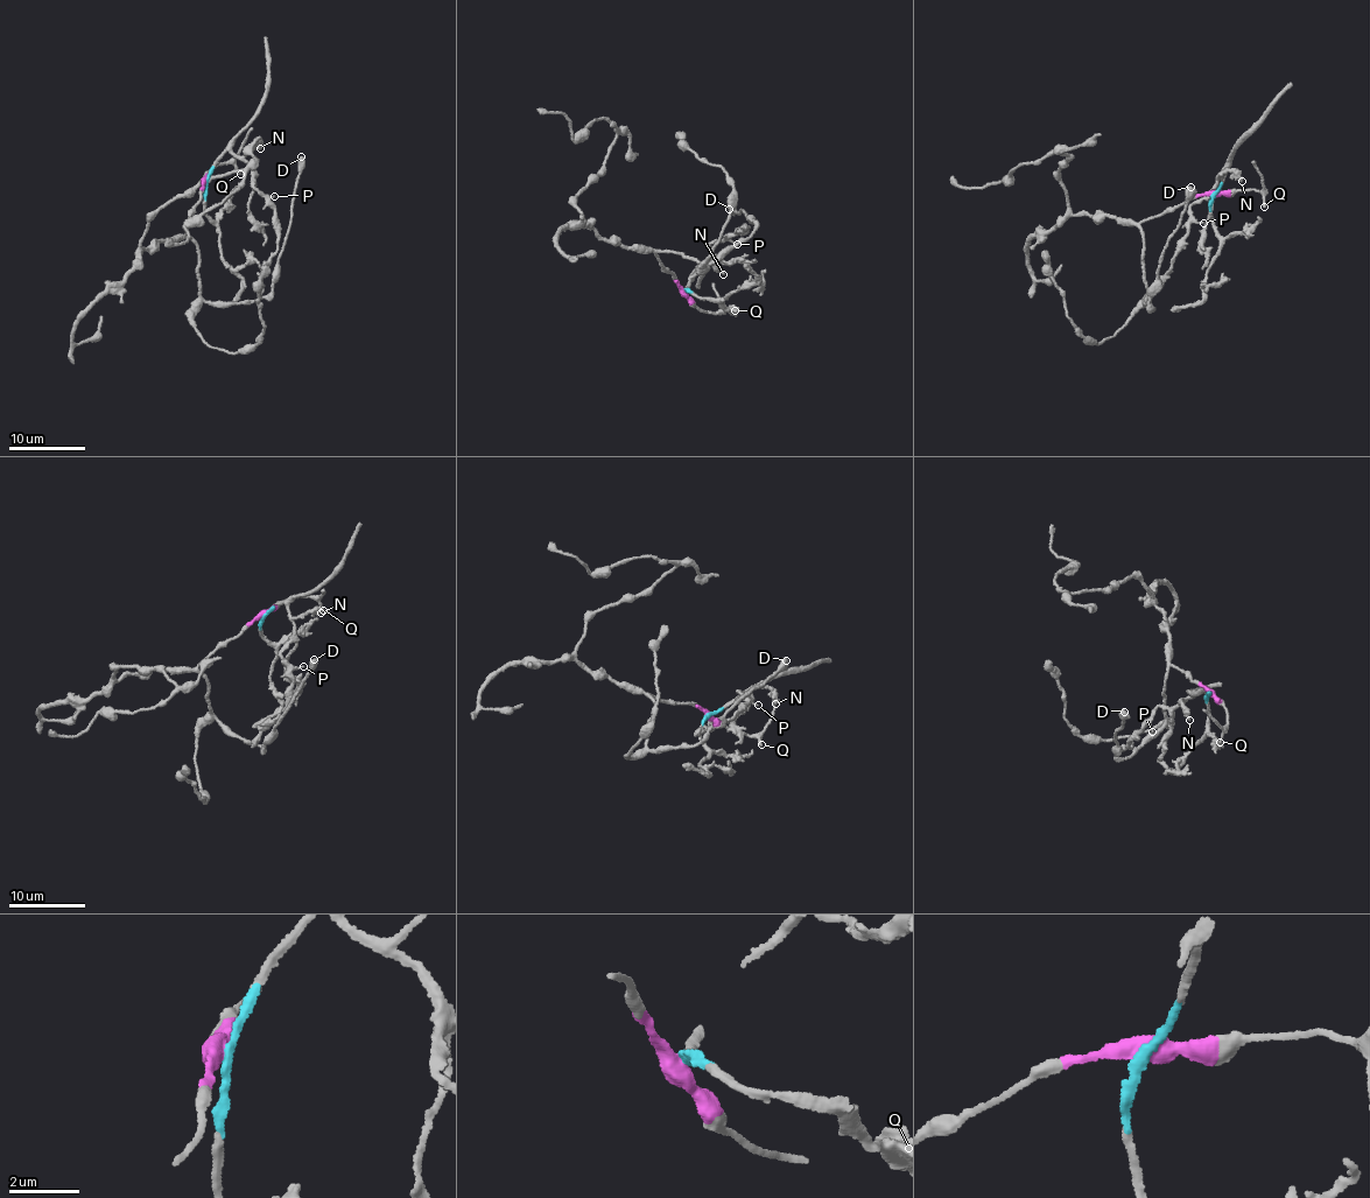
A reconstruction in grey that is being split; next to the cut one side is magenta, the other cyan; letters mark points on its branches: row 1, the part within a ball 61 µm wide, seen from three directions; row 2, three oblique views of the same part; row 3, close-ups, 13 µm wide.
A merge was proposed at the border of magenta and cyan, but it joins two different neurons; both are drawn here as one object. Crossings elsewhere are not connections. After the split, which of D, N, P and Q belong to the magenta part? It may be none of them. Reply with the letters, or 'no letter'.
D, Q

